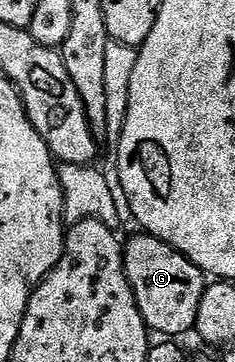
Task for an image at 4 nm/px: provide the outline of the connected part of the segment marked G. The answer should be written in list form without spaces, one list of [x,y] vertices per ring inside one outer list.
[[[138,232],[135,238],[127,237],[122,255],[128,284],[136,296],[140,316],[144,316],[146,329],[158,336],[178,336],[174,334],[191,333],[196,324],[196,312],[200,312],[200,300],[208,285],[208,275],[196,264],[192,264],[192,260],[188,260],[188,256],[184,256],[176,248],[172,248],[172,244],[145,232]]]

